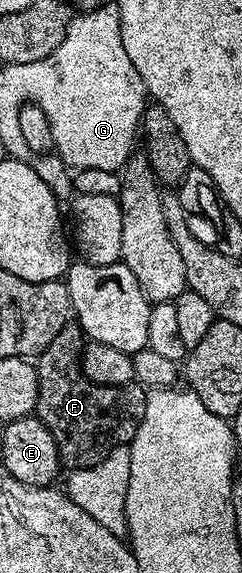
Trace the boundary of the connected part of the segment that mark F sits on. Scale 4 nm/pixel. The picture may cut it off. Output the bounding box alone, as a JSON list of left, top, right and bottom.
[34,325,148,469]

